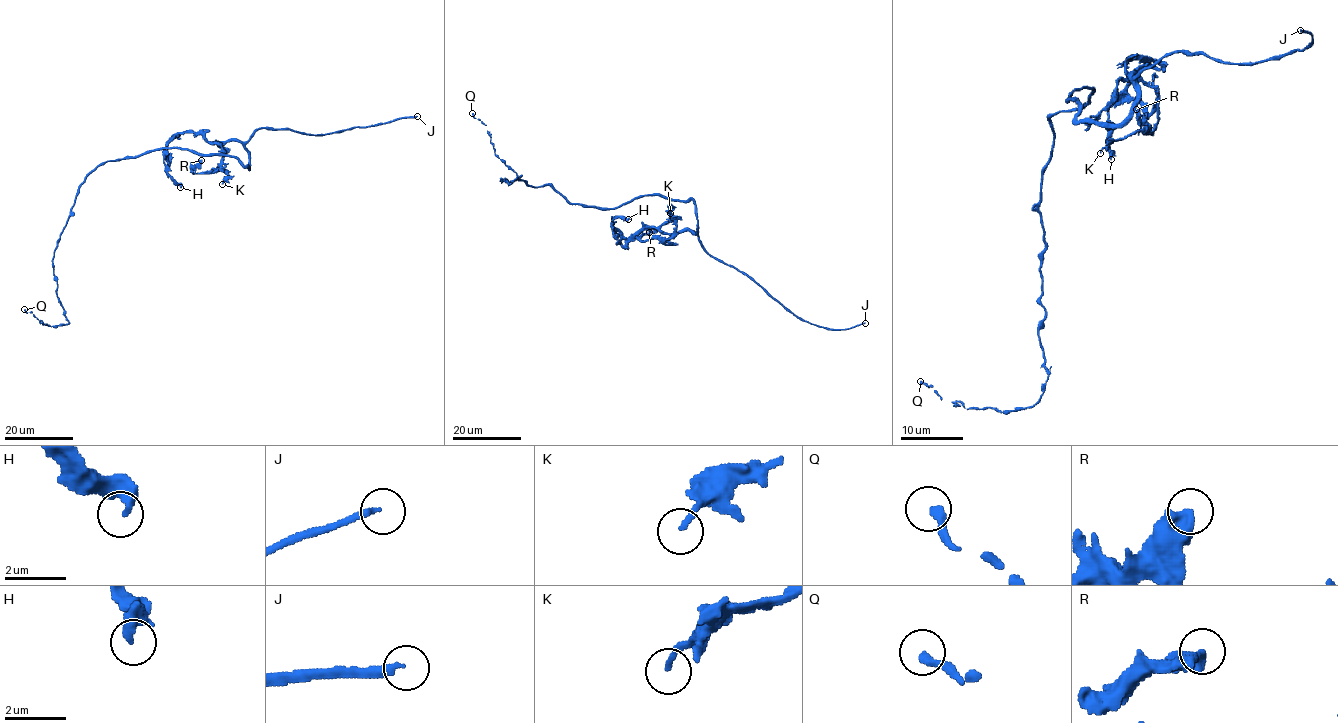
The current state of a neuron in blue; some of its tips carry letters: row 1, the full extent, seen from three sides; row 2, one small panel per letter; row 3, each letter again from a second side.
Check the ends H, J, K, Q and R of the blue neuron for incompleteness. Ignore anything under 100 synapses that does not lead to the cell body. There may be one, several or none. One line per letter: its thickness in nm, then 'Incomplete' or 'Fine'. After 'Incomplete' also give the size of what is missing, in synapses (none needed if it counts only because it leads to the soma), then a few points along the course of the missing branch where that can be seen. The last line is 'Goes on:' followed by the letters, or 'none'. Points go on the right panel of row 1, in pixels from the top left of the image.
H: Thickness 320 nm. Fine
J: Thickness 200 nm. Incomplete. Roughly 400 synapses
K: Thickness 180 nm. Fine
Q: Thickness 280 nm. Fine
R: Thickness 500 nm. Fine
Goes on: J

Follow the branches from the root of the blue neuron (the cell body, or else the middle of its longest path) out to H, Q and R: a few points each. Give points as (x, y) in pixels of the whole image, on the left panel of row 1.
H: (170, 148), (234, 156), (250, 167), (249, 156), (240, 141), (177, 133), (164, 164), (180, 187)
Q: (170, 148), (104, 162), (87, 176), (53, 259), (58, 300), (69, 322), (42, 325), (24, 309)
R: (170, 148), (234, 156), (250, 167), (240, 141), (222, 146), (224, 156), (211, 173), (193, 172), (201, 160)

